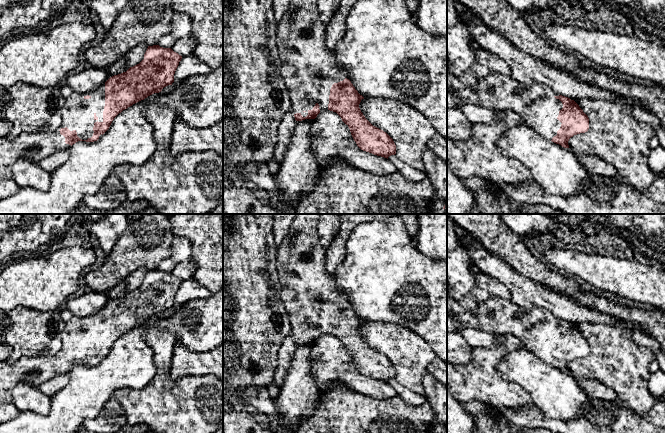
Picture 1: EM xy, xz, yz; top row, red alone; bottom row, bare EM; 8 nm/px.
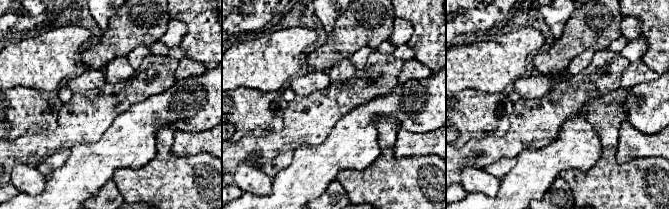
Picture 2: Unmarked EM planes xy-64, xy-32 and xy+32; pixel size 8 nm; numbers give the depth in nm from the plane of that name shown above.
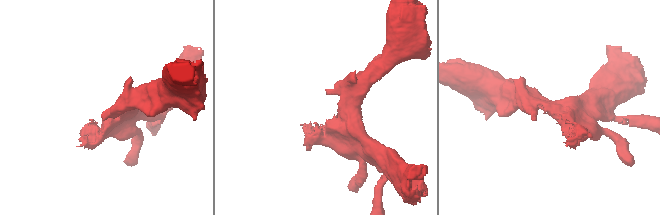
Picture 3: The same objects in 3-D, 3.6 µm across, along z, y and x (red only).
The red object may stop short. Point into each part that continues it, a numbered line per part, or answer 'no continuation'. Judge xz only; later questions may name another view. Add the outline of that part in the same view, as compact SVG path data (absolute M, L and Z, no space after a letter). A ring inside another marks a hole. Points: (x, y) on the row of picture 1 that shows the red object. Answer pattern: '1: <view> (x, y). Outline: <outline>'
1: xz (309, 69). Outline: M292 0L284 17L277 23L276 46L281 62L280 72L286 85L291 101L293 114L300 113L303 117L308 115L316 103L321 111L328 110L330 89L334 83L349 79L348 73L341 68L335 58L333 48L325 46L327 23L323 22L317 10L317 0Z

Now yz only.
1: yz (536, 105). Outline: M492 73L481 79L476 83L466 88L453 88L447 86L447 109L459 107L461 104L470 104L475 106L481 106L492 111L511 111L520 116L522 121L529 127L535 130L540 136L547 140L552 140L557 135L557 131L561 127L561 122L557 119L559 111L563 108L563 104L556 96L559 96L549 86L539 83L533 83L531 85L525 85L510 76L505 76L500 73Z

